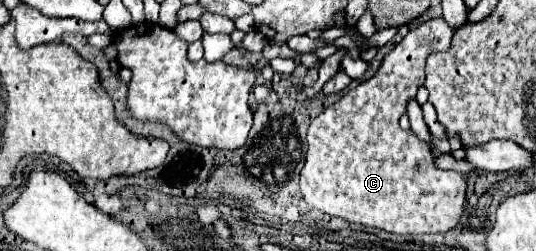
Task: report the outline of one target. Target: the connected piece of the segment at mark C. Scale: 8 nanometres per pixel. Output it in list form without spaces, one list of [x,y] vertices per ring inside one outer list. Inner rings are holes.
[[[444,18],[422,22],[396,44],[368,82],[348,90],[340,100],[330,104],[312,120],[306,136],[306,164],[300,172],[300,192],[310,208],[394,234],[436,234],[458,224],[466,204],[466,180],[460,172],[436,168],[430,148],[418,140],[412,130],[402,130],[398,126],[398,118],[406,112],[408,100],[414,98],[418,86],[424,84],[426,58],[430,52],[448,48],[452,34],[454,30],[444,22]]]

